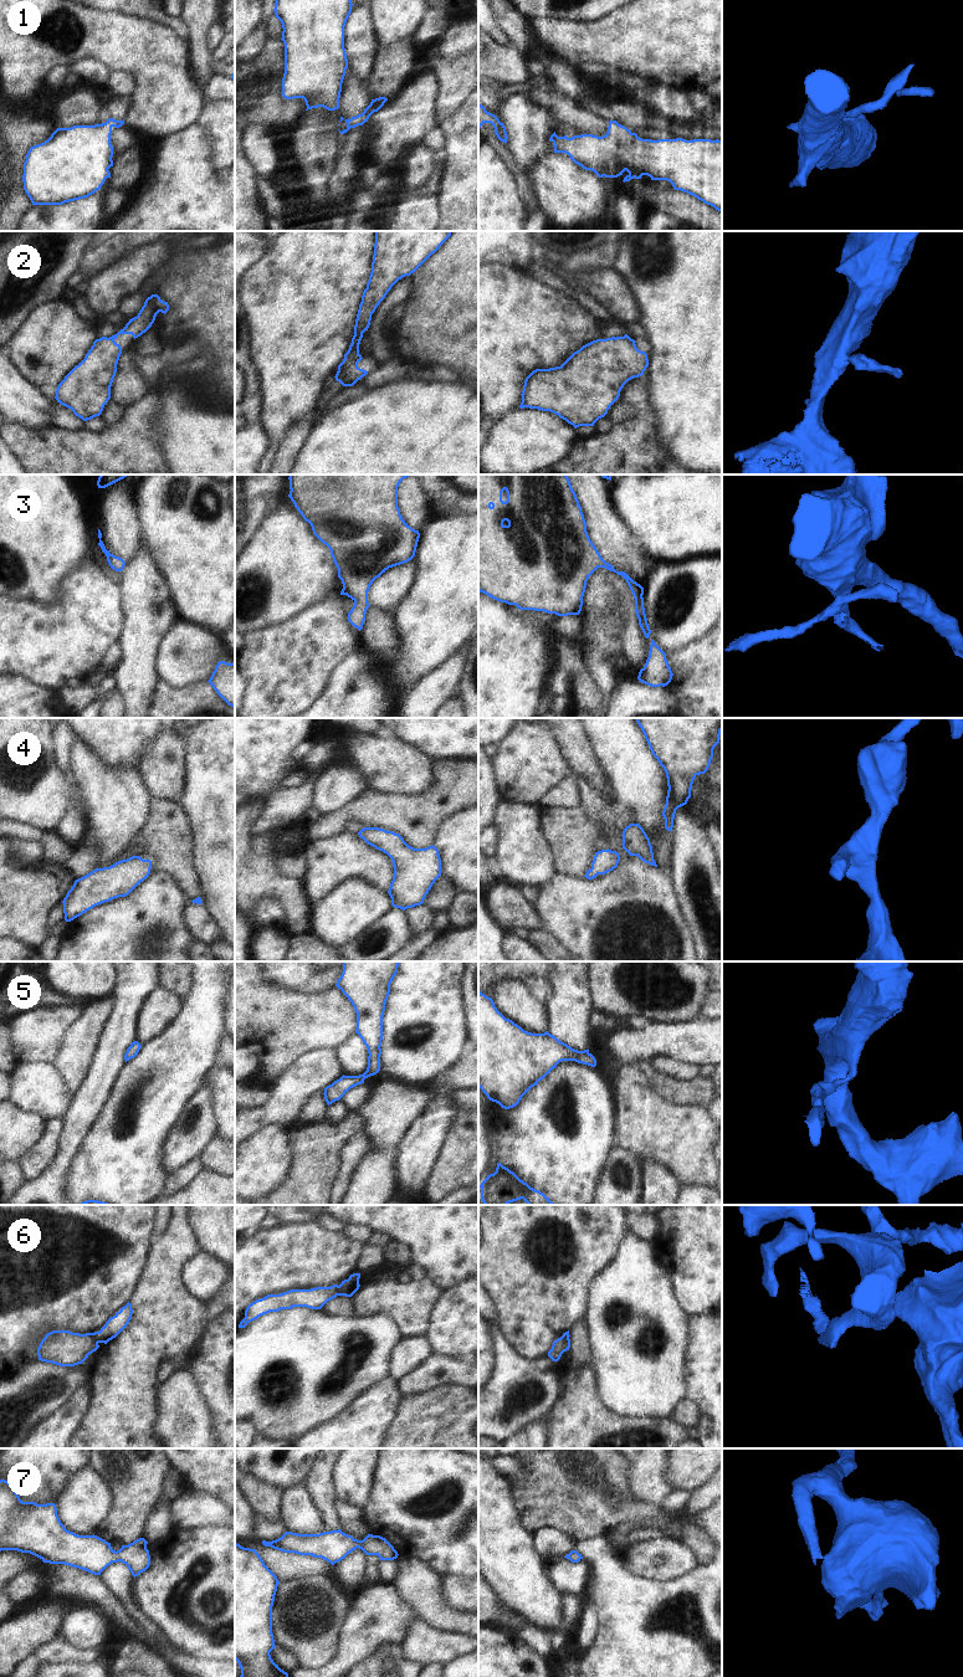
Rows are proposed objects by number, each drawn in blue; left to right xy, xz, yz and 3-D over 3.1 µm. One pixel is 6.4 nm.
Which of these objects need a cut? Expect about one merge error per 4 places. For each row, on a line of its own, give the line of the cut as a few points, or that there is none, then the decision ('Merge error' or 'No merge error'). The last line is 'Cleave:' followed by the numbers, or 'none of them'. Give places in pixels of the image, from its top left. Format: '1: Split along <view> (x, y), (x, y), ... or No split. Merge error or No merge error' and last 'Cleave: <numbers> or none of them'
1: No split. No merge error
2: No split. No merge error
3: No split. No merge error
4: No split. No merge error
5: No split. No merge error
6: Split along xy (91, 1333), (98, 1342). Merge error
7: No split. No merge error
Cleave: 6

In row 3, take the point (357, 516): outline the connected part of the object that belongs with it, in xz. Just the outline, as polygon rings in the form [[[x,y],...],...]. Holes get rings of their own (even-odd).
[[[290,475],[290,494],[297,511],[312,527],[313,534],[326,544],[338,569],[338,578],[347,595],[354,601],[348,621],[359,631],[370,606],[368,591],[373,581],[389,568],[408,563],[415,557],[419,530],[413,529],[401,517],[398,507],[398,487],[410,475]]]

